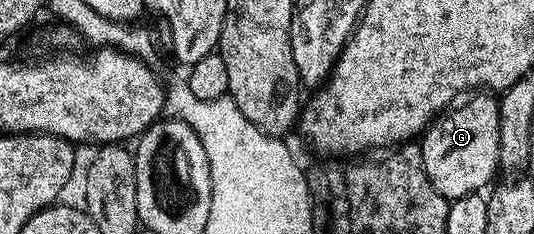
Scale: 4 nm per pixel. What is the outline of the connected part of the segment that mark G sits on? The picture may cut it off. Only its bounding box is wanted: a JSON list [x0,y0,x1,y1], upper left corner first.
[421,94,499,201]

